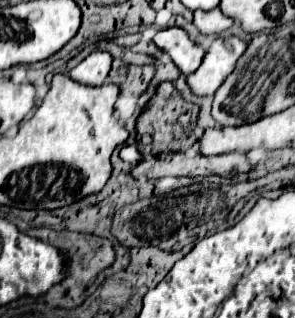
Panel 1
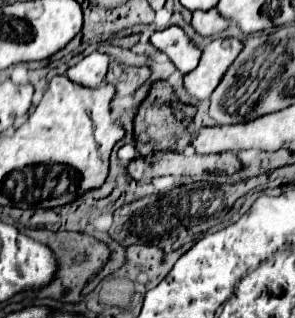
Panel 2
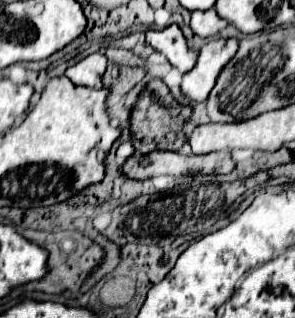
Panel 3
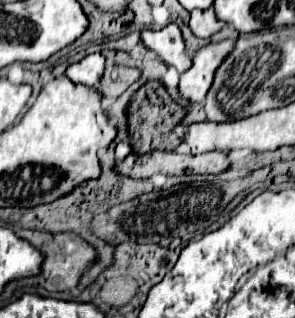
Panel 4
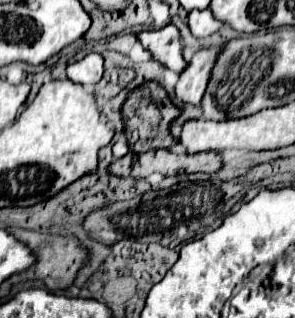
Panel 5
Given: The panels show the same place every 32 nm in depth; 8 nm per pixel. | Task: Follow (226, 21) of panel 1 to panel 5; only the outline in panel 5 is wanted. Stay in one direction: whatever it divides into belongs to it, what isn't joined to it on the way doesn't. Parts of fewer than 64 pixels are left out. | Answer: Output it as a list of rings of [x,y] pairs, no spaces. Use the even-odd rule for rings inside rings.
[[[206,8],[206,10],[192,10],[188,16],[188,26],[196,38],[206,38],[214,34],[222,26],[222,22],[218,22],[212,16],[210,8]]]

